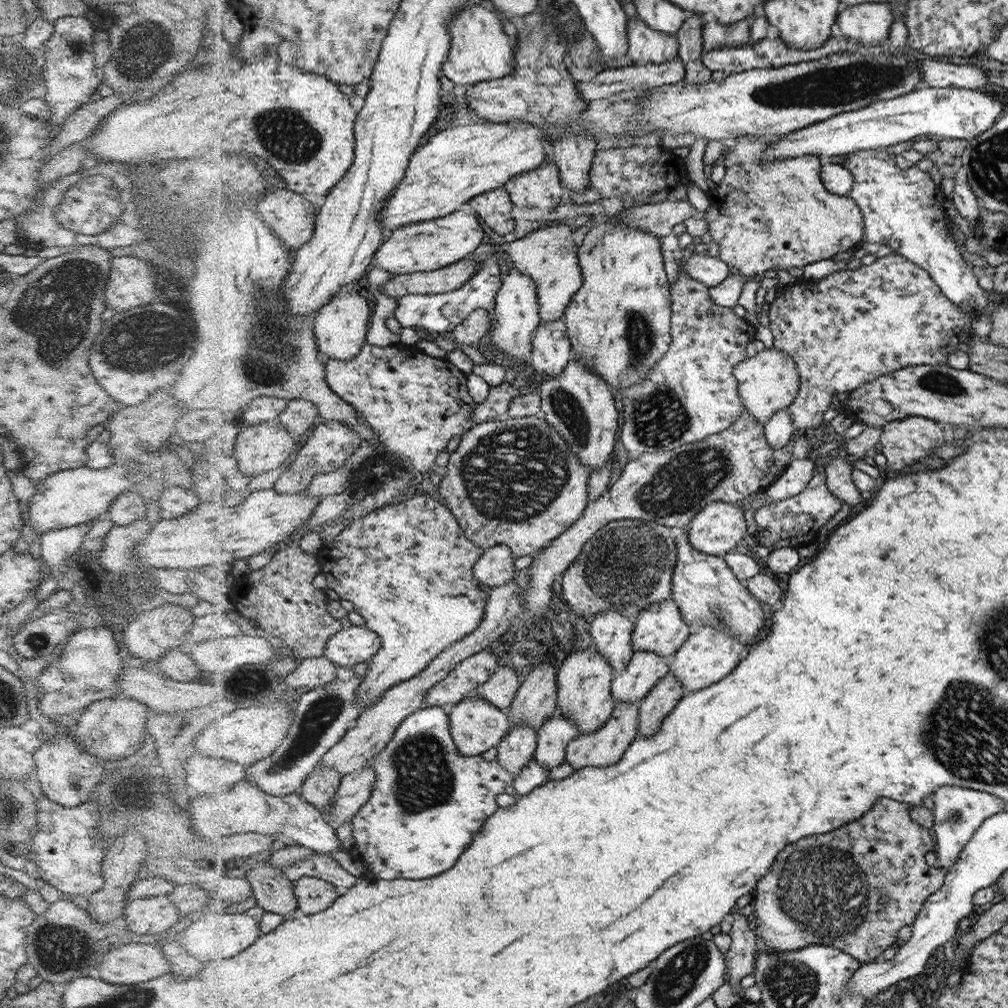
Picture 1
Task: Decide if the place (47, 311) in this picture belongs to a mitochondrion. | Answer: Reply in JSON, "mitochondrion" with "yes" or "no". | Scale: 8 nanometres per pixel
{"mitochondrion":"yes"}

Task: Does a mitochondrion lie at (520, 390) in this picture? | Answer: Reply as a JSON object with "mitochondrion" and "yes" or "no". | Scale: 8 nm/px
{"mitochondrion":"no"}

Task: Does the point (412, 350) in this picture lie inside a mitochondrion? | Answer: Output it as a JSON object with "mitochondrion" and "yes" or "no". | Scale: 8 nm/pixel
{"mitochondrion":"no"}

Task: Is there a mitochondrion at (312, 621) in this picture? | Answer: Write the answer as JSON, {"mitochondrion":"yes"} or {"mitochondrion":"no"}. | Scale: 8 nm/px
{"mitochondrion":"no"}

